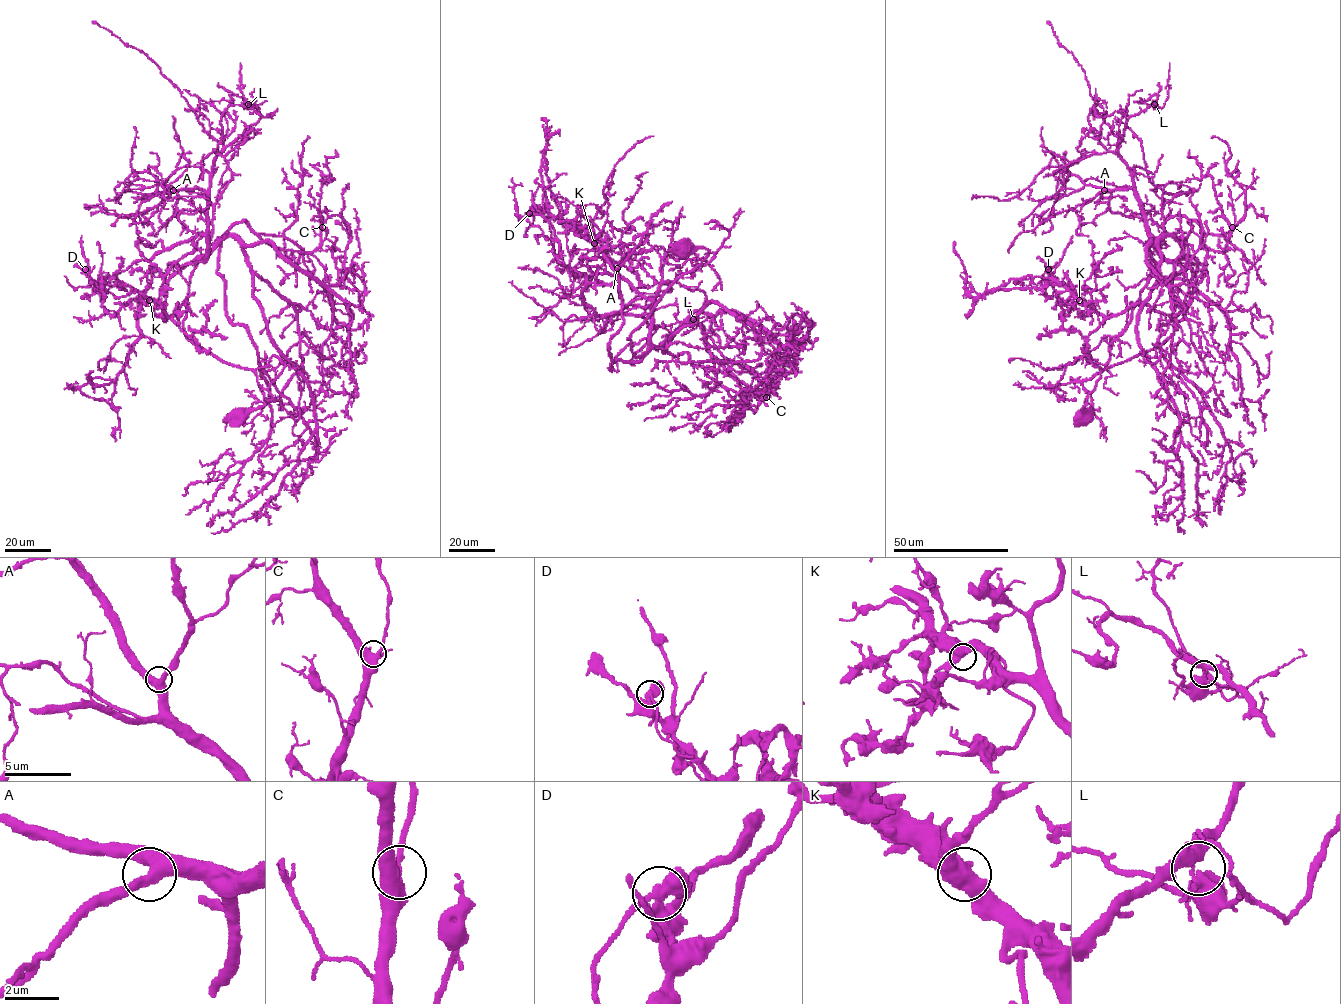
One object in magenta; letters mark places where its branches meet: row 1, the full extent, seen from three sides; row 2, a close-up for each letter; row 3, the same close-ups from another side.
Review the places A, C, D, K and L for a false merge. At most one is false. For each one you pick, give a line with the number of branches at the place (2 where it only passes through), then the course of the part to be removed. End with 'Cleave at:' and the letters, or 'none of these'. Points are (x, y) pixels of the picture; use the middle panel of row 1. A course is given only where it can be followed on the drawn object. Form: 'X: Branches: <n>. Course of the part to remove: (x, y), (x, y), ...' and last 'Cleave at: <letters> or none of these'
D: Branches: 4. Course of the part to remove: (529, 213), (531, 207), (540, 210), (545, 206), (541, 162), (548, 131), (545, 130), (547, 121), (542, 119)
Cleave at: D

